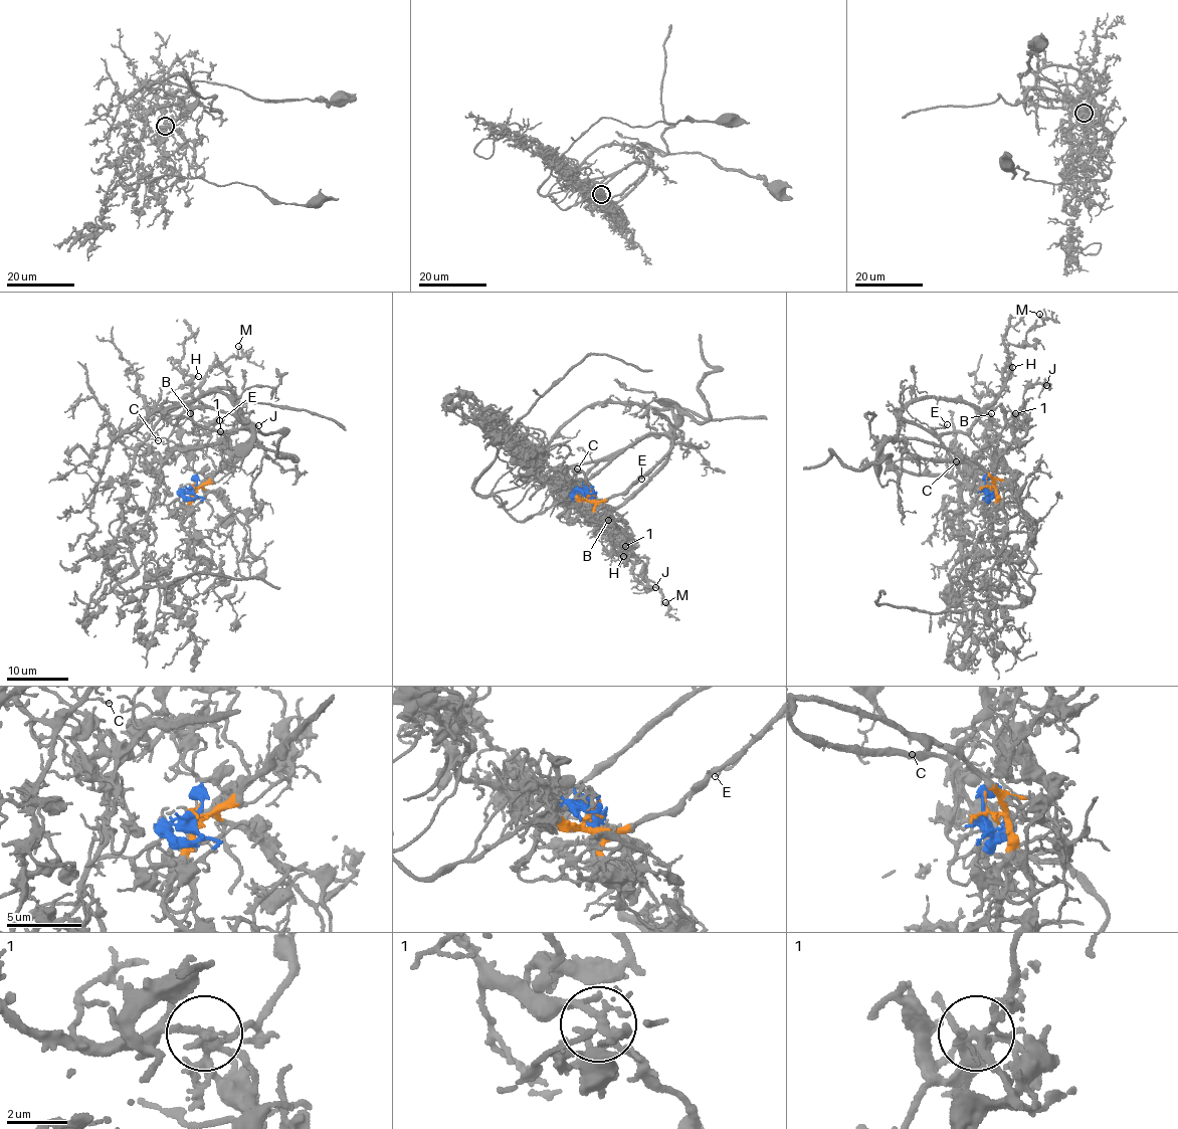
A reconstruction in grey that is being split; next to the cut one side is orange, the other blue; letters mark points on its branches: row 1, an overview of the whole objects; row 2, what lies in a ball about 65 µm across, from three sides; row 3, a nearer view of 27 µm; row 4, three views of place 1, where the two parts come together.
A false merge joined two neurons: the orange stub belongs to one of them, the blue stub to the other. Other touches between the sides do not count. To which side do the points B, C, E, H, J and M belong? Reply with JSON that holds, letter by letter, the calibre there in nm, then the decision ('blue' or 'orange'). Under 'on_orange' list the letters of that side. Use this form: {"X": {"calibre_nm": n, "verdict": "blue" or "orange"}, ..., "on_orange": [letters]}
{"B": {"calibre_nm": 180, "verdict": "orange"}, "C": {"calibre_nm": 150, "verdict": "orange"}, "E": {"calibre_nm": 90, "verdict": "orange"}, "H": {"calibre_nm": 150, "verdict": "orange"}, "J": {"calibre_nm": 220, "verdict": "orange"}, "M": {"calibre_nm": 190, "verdict": "orange"}, "on_orange": ["B", "C", "E", "H", "J", "M"]}

